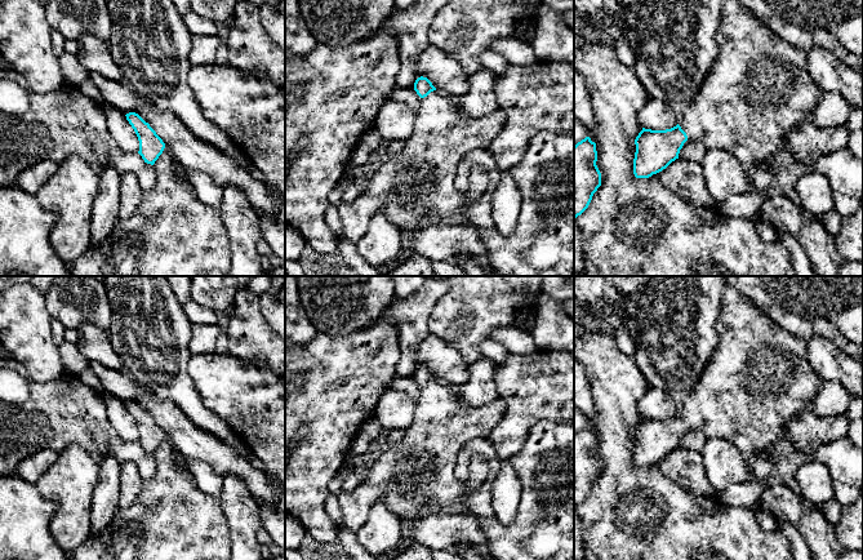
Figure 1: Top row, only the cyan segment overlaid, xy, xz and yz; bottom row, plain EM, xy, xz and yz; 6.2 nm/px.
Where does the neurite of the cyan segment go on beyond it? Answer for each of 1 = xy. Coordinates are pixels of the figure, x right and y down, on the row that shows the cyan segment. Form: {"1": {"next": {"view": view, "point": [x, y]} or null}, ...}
{"1": {"next": null}}

